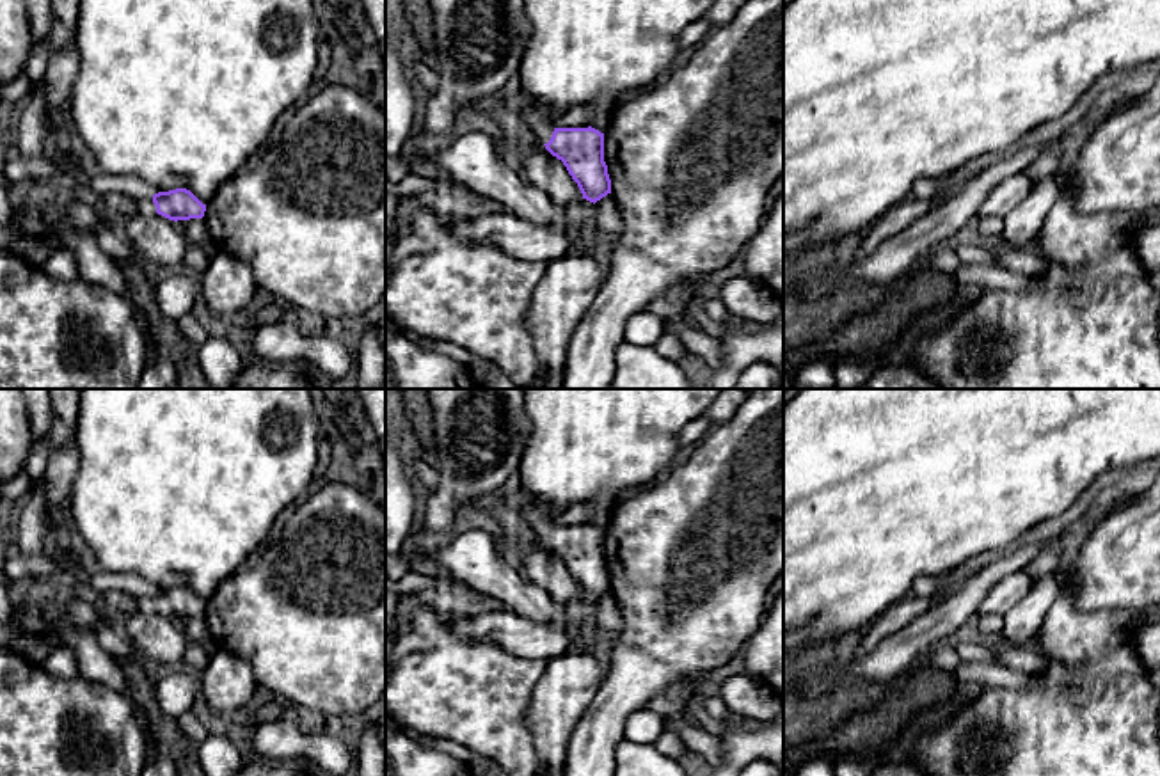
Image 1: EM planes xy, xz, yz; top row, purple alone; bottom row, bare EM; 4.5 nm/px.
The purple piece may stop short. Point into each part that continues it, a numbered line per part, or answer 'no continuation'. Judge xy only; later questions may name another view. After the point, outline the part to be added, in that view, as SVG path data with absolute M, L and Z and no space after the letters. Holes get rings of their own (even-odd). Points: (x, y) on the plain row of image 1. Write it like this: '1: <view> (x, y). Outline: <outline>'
1: xy (146, 604). Outline: M142 597L137 600L137 611L144 613L144 614L151 614L156 613L156 604L153 600L153 597Z

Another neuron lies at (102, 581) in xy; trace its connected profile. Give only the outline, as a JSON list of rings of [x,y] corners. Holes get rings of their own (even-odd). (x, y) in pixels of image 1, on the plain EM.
[[[99,568],[89,577],[89,586],[101,595],[105,595],[110,590],[130,593],[135,598],[153,597],[155,593],[153,584],[142,575],[105,572]]]

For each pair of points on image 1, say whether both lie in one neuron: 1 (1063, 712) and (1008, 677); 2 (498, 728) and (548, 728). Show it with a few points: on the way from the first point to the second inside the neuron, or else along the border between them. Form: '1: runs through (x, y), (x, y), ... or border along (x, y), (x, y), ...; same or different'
1: border along (1036, 680), (1031, 688), (983, 688); different
2: border along (533, 688), (526, 727), (539, 757); different

